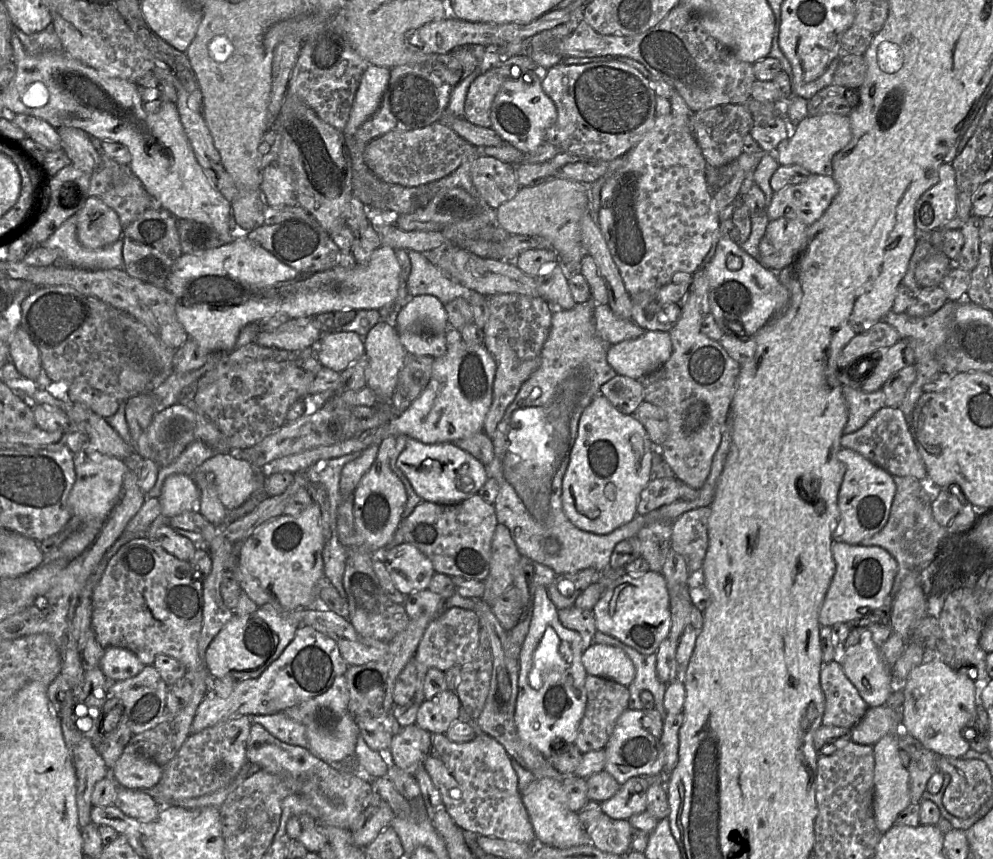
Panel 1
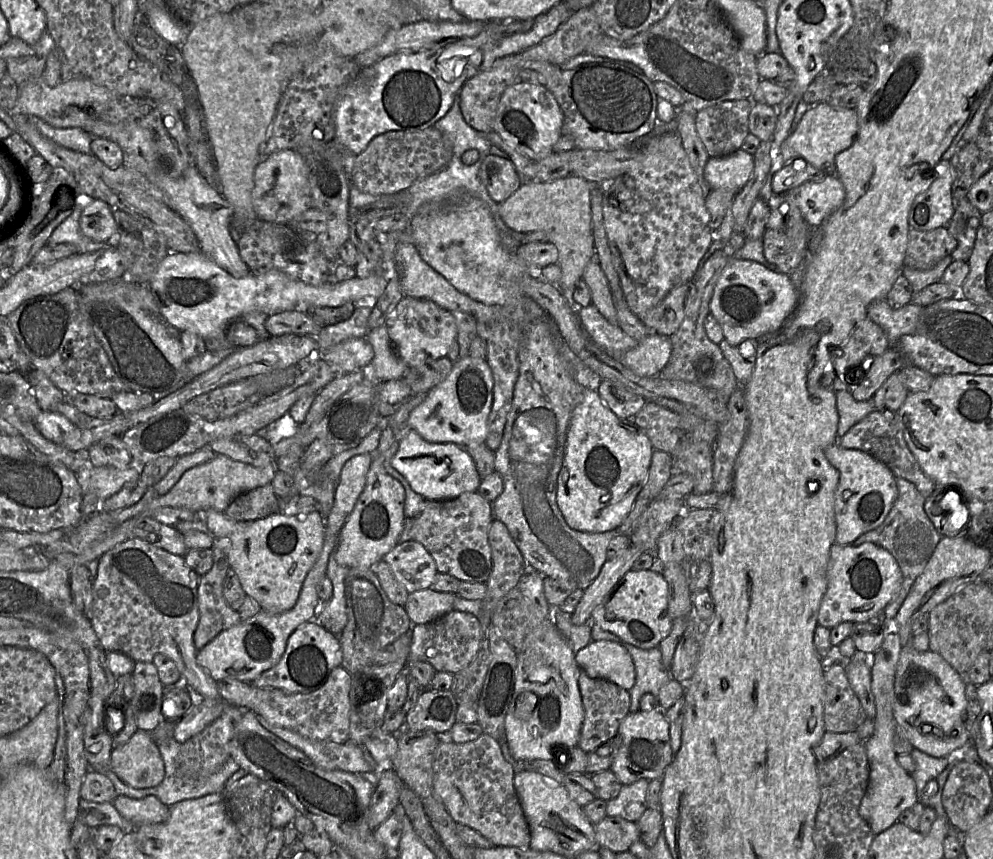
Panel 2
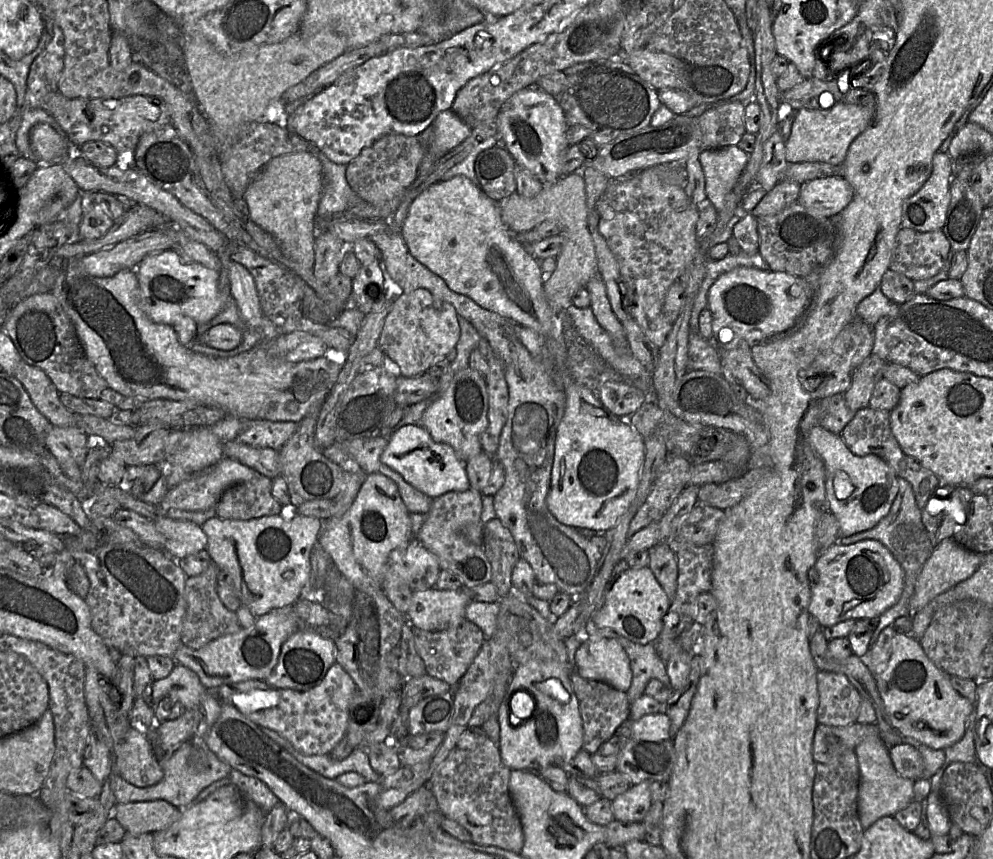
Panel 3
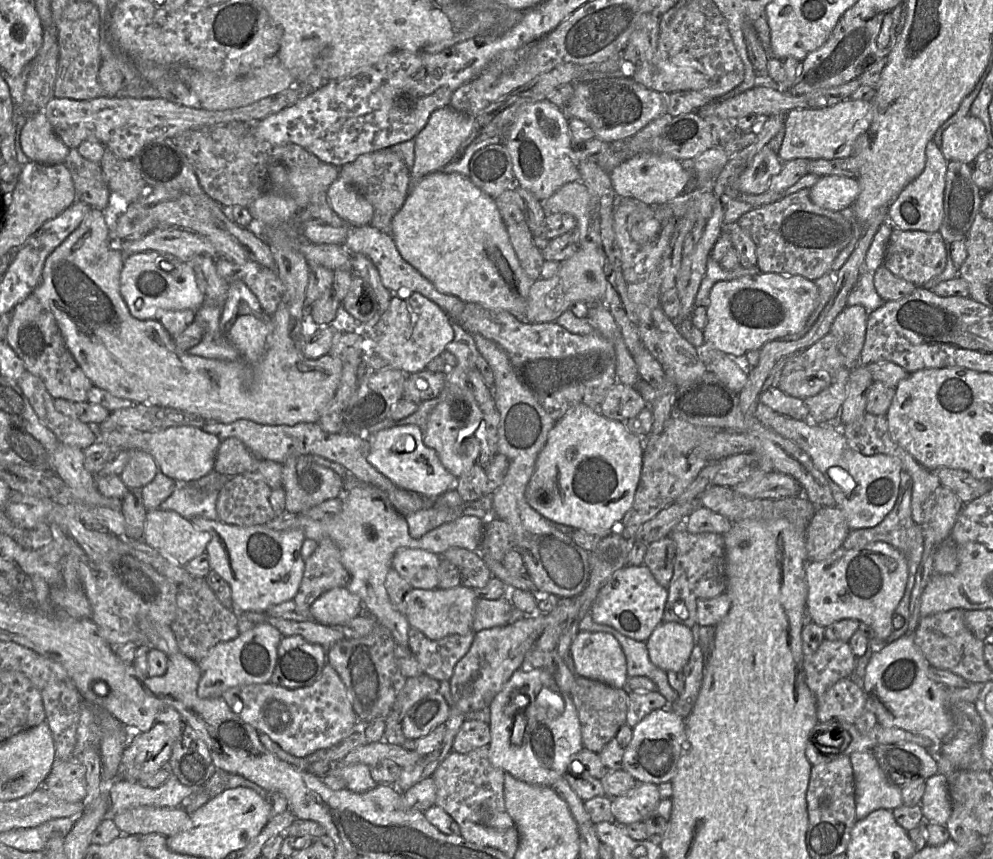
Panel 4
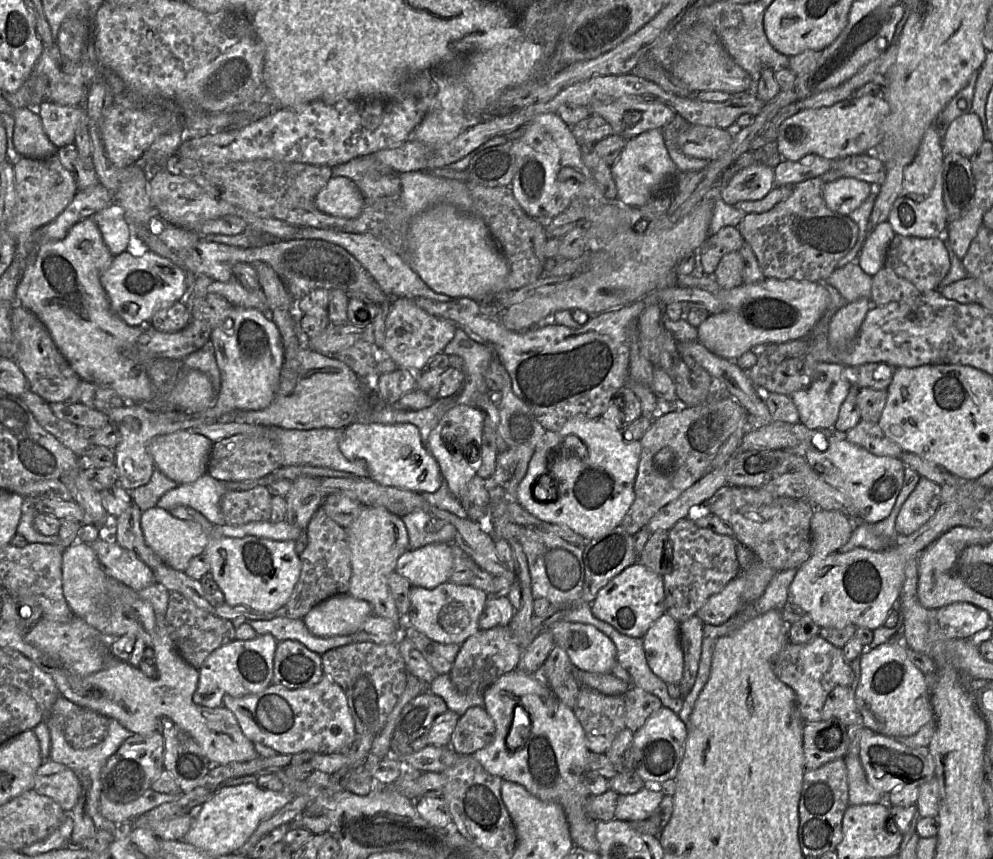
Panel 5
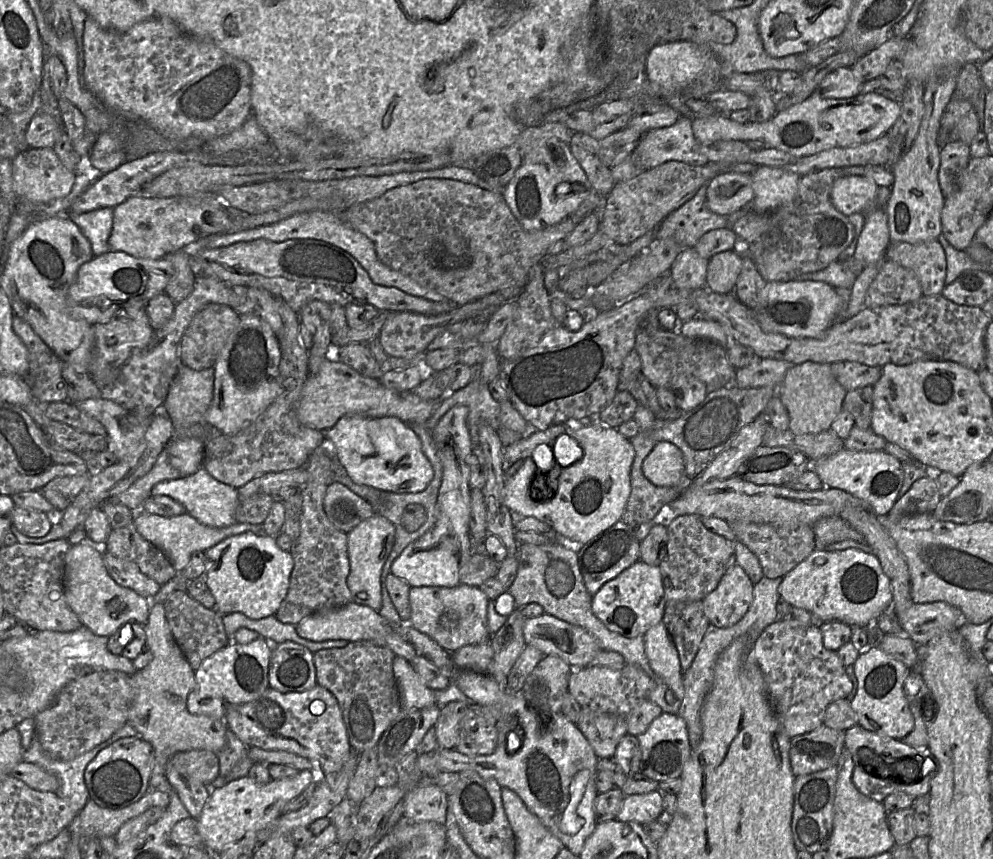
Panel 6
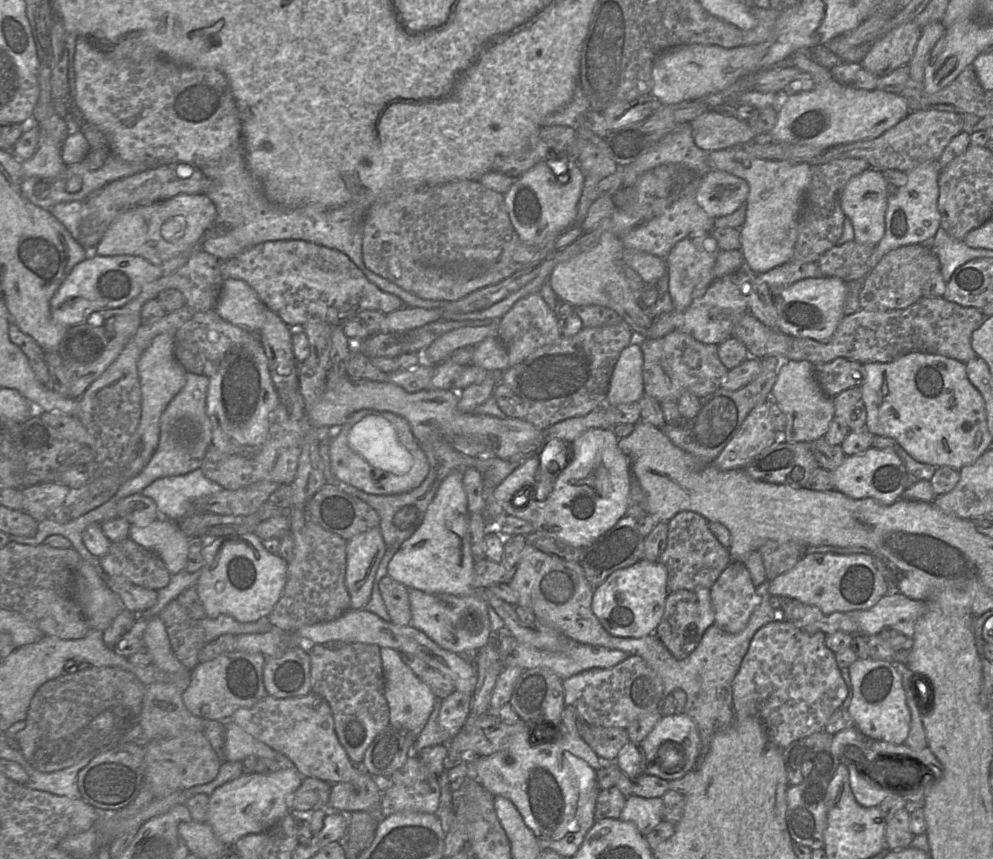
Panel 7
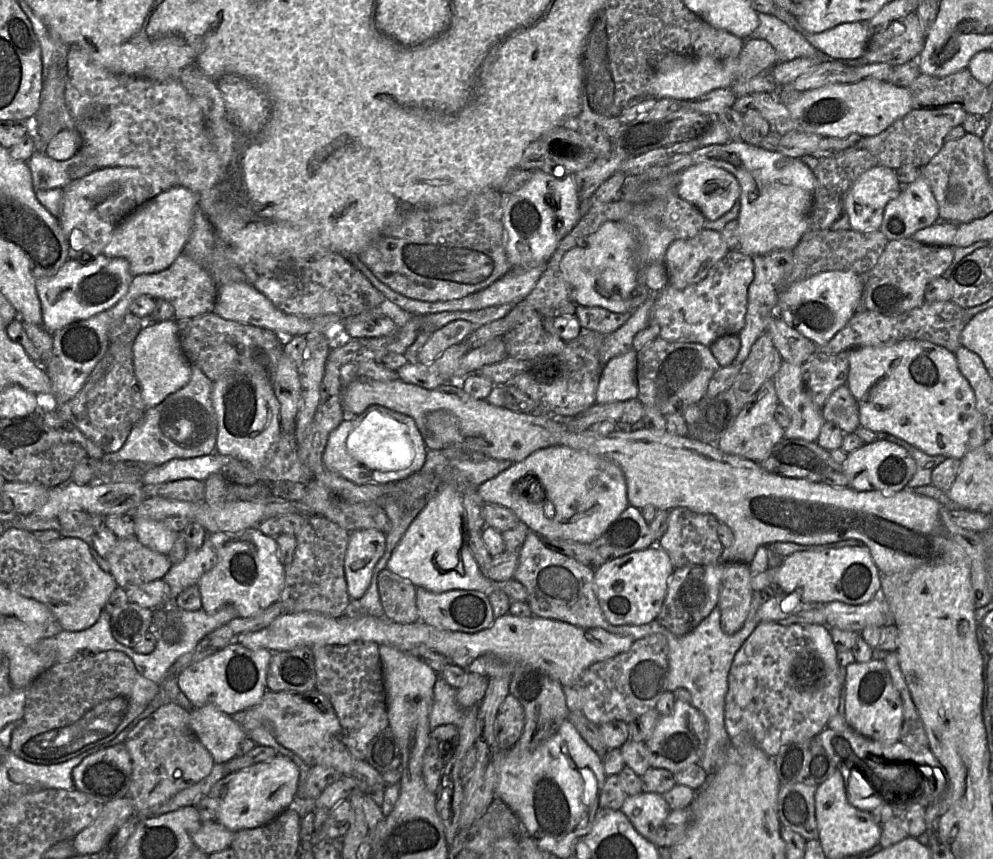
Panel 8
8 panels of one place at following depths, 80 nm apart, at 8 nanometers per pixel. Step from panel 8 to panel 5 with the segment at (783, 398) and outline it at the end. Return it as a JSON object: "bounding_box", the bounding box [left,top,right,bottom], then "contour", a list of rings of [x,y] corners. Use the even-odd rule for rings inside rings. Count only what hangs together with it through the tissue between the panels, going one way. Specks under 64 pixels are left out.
{"bounding_box":[789,363,851,429],"contour":[[[817,363],[821,376],[810,386],[789,395],[798,413],[799,423],[809,429],[833,428],[840,408],[847,397],[851,384],[839,363]]]}

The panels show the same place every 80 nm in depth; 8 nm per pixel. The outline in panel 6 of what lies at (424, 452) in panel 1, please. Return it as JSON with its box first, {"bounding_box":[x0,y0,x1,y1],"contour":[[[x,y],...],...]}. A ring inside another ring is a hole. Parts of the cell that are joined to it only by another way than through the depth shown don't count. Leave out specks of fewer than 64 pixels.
{"bounding_box":[325,415,434,494],"contour":[[[348,415],[341,418],[333,428],[325,432],[327,432],[327,440],[332,443],[339,464],[356,484],[401,494],[421,492],[433,479],[434,471],[431,462],[422,450],[419,436],[411,425],[397,417],[369,418],[360,415]]]}

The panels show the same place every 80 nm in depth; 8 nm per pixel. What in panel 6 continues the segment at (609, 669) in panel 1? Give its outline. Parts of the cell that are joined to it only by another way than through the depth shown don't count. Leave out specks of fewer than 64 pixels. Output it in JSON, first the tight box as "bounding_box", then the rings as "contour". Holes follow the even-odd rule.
{"bounding_box":[523,613,601,669],"contour":[[[546,613],[538,617],[527,618],[523,633],[526,645],[537,648],[545,656],[555,655],[560,657],[573,669],[582,669],[589,666],[601,650],[597,639],[591,633]]]}

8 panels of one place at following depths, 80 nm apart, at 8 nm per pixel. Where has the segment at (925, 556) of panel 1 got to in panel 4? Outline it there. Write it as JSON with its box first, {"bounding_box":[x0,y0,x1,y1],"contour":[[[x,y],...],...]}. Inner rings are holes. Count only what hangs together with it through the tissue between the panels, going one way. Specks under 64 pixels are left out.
{"bounding_box":[842,471,924,626],"contour":[[[902,471],[900,476],[900,489],[898,497],[889,514],[883,519],[881,523],[879,523],[875,527],[850,530],[847,538],[845,539],[842,545],[844,549],[850,550],[873,542],[884,542],[893,546],[905,556],[909,570],[908,580],[904,591],[904,595],[894,611],[894,613],[899,614],[903,617],[905,621],[904,626],[908,625],[908,620],[910,616],[909,615],[910,596],[915,583],[915,575],[918,566],[922,560],[924,550],[923,528],[922,526],[916,524],[912,518],[911,513],[912,490],[913,490],[913,480],[911,476],[907,472]]]}

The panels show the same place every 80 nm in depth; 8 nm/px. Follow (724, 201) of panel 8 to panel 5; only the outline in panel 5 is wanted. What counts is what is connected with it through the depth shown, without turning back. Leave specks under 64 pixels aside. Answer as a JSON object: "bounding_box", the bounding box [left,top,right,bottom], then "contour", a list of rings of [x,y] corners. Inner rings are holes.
{"bounding_box":[719,164,774,205],"contour":[[[753,164],[719,185],[719,196],[728,205],[764,198],[774,188],[774,168]]]}

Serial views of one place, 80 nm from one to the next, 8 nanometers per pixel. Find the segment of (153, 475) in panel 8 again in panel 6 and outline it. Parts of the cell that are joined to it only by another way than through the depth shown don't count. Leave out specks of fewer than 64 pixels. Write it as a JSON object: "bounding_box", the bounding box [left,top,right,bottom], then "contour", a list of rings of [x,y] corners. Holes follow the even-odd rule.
{"bounding_box":[151,465,239,528],"contour":[[[203,465],[192,475],[157,483],[152,488],[151,494],[172,498],[186,509],[186,514],[203,525],[223,528],[237,523],[235,518],[235,510],[239,504],[237,488],[216,480]]]}

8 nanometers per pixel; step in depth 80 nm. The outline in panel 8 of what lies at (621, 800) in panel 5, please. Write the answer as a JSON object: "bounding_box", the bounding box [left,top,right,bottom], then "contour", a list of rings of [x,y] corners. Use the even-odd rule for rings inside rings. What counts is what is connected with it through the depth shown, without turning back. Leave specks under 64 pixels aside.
{"bounding_box":[620,792,671,841],"contour":[[[651,792],[627,796],[620,810],[635,830],[649,841],[671,812],[662,794]]]}

